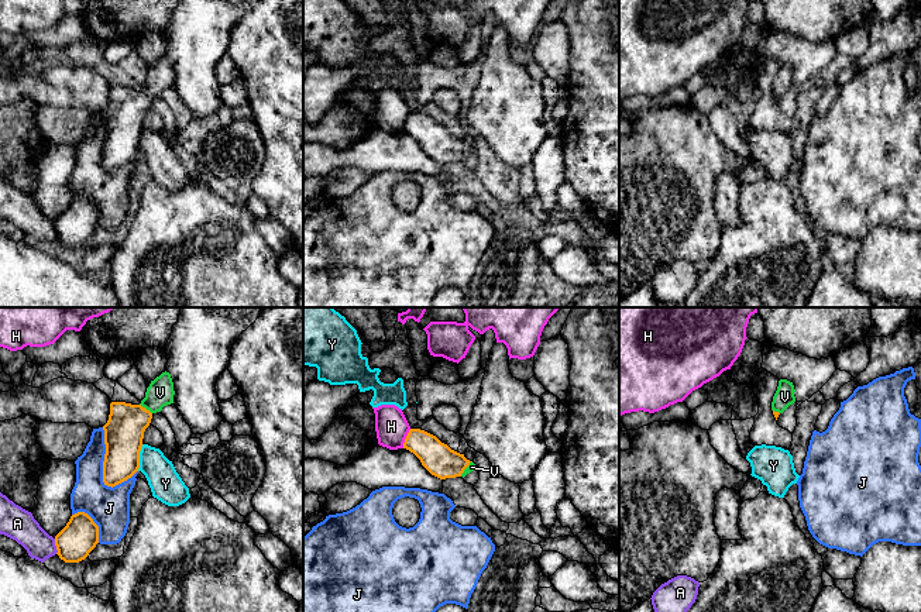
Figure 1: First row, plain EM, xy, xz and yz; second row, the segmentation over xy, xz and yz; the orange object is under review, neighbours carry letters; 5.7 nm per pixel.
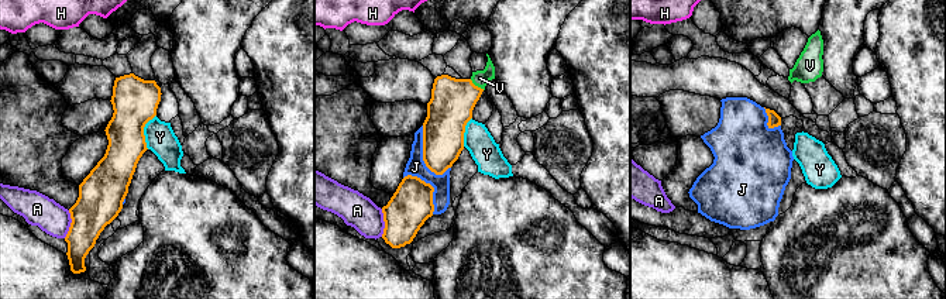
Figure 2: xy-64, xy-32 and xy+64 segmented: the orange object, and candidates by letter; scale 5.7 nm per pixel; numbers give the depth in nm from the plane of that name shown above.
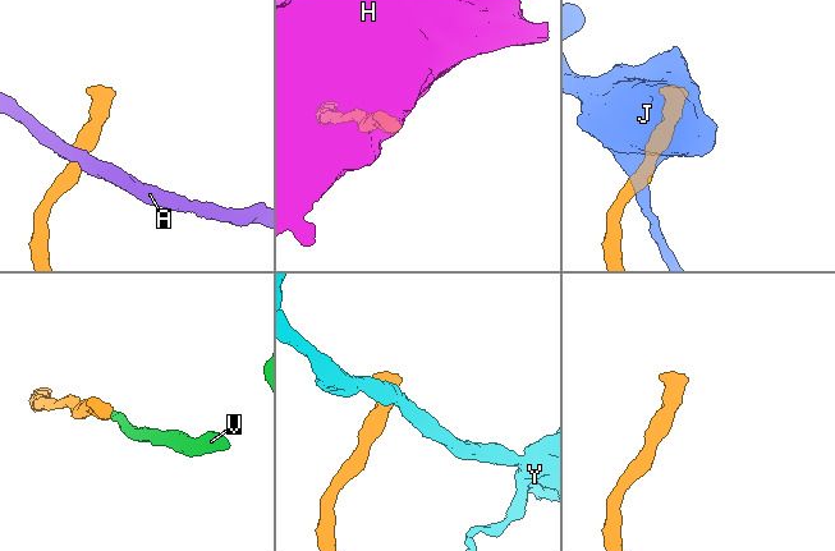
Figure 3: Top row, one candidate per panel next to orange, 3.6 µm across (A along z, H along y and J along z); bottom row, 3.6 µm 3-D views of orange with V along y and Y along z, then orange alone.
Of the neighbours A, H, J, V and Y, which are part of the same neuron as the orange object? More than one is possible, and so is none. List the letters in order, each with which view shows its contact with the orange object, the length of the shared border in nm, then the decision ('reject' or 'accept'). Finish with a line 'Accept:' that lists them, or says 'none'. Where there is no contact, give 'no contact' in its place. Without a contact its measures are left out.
A: xy | 90 nm | reject
H: xz | 120 nm | reject
J: xy | 360 nm | reject
V: xy | 90 nm | accept
Y: xy | 160 nm | reject
Accept: V

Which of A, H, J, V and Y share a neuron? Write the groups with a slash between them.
A / H / J / V / Y

